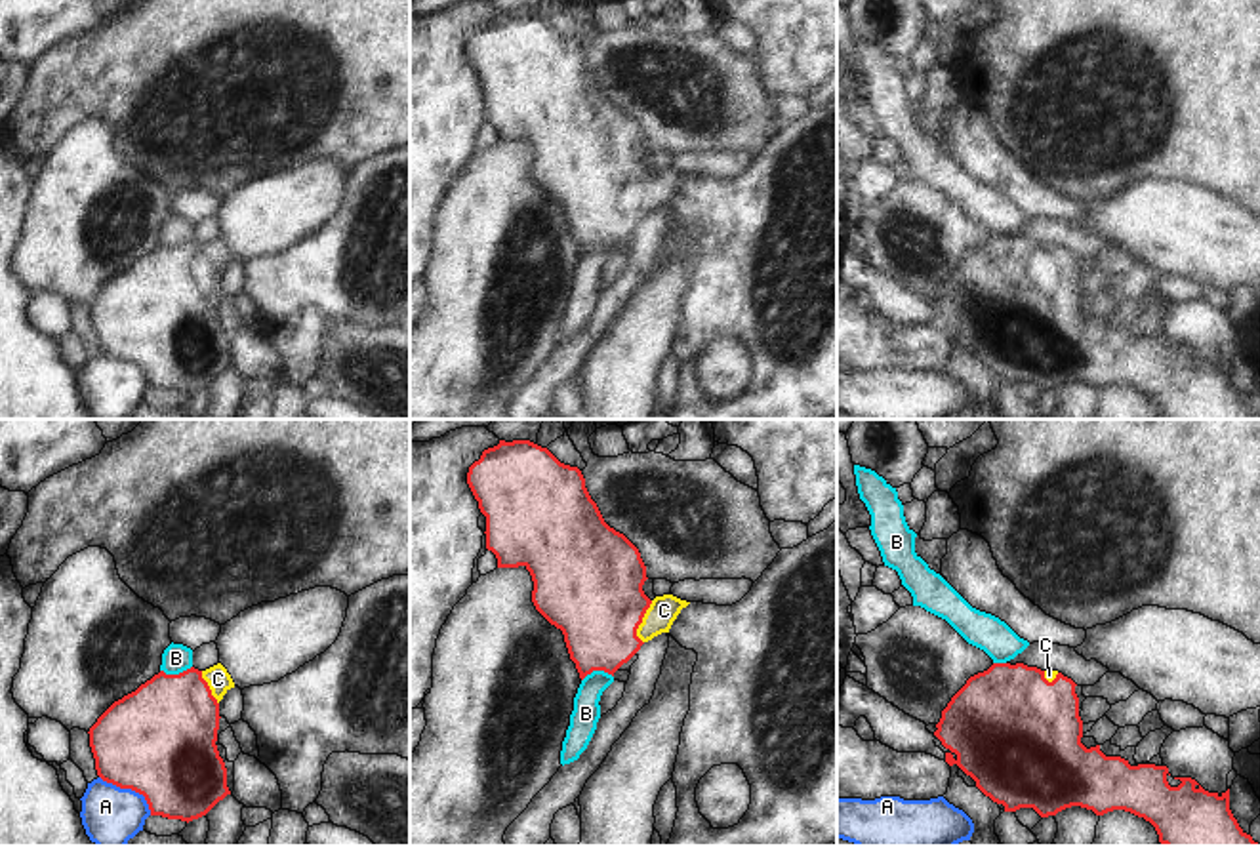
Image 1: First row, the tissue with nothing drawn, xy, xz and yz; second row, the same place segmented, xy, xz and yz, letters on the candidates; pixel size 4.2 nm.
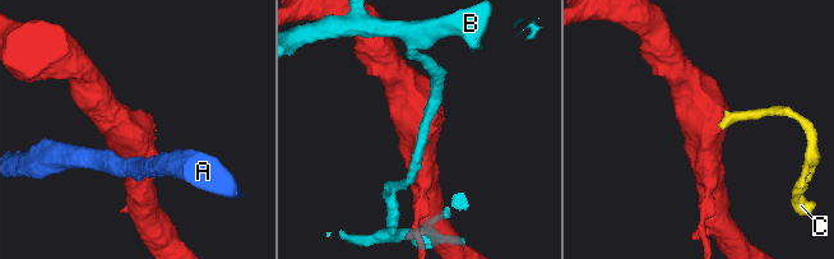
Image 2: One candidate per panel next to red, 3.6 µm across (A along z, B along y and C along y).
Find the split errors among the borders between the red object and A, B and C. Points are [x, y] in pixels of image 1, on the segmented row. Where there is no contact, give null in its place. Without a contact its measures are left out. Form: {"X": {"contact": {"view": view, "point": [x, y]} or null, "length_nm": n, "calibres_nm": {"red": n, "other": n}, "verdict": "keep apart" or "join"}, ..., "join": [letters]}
{"A": {"contact": {"view": "xy", "point": [130, 787]}, "length_nm": 280, "calibres_nm": {"red": 460, "other": 240}, "verdict": "keep apart"}, "B": {"contact": {"view": "xy", "point": [176, 675]}, "length_nm": 140, "calibres_nm": {"red": 440, "other": 120}, "verdict": "keep apart"}, "C": {"contact": {"view": "xz", "point": [641, 622]}, "length_nm": 190, "calibres_nm": {"red": 440, "other": 120}, "verdict": "join"}, "join": ["C"]}

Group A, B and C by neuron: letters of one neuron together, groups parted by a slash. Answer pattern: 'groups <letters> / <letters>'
groups A / B / C

